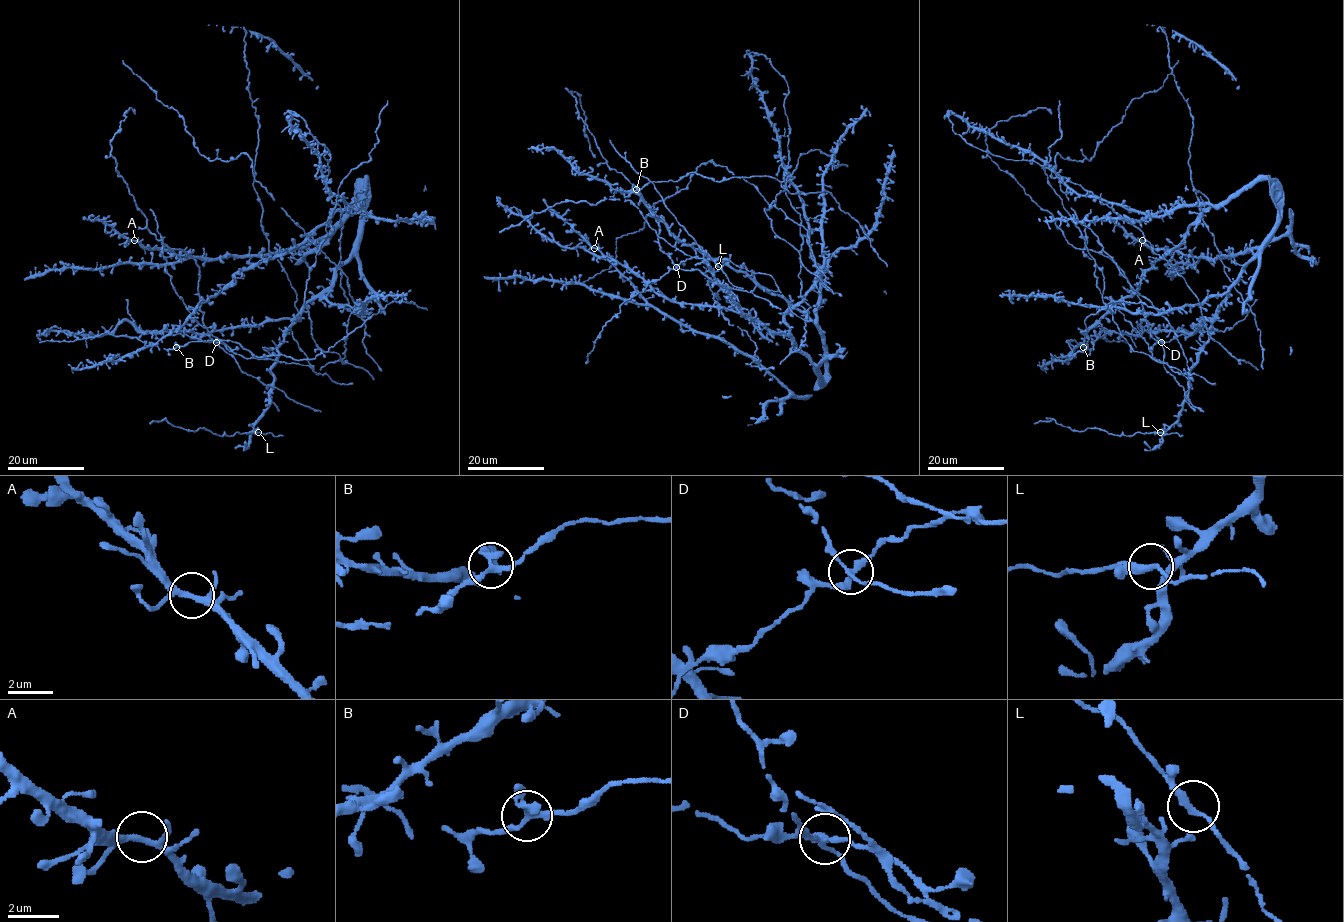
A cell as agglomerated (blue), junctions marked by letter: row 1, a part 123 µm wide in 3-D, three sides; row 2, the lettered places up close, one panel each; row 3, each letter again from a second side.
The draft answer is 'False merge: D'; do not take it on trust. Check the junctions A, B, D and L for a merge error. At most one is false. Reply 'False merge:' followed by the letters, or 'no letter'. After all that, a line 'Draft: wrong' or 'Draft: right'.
False merge: D
Draft: right

